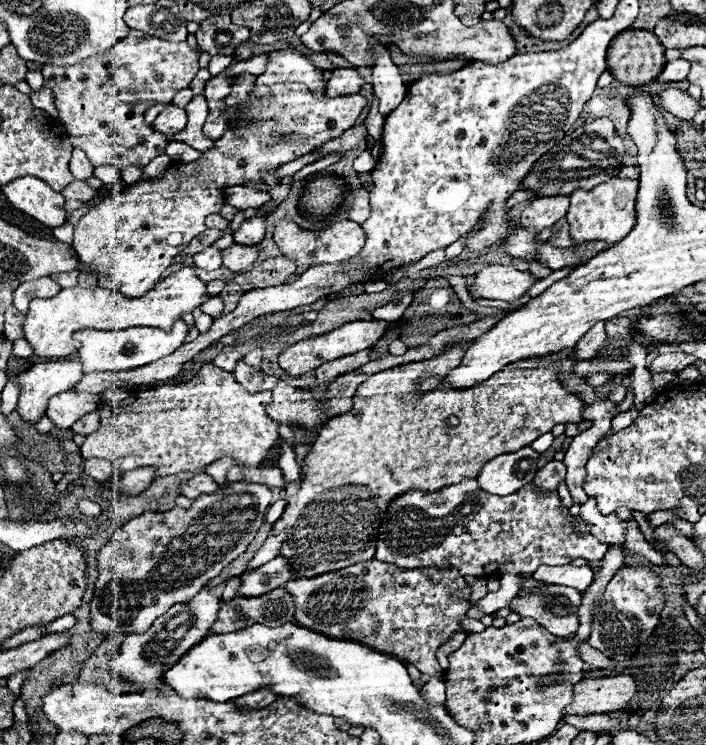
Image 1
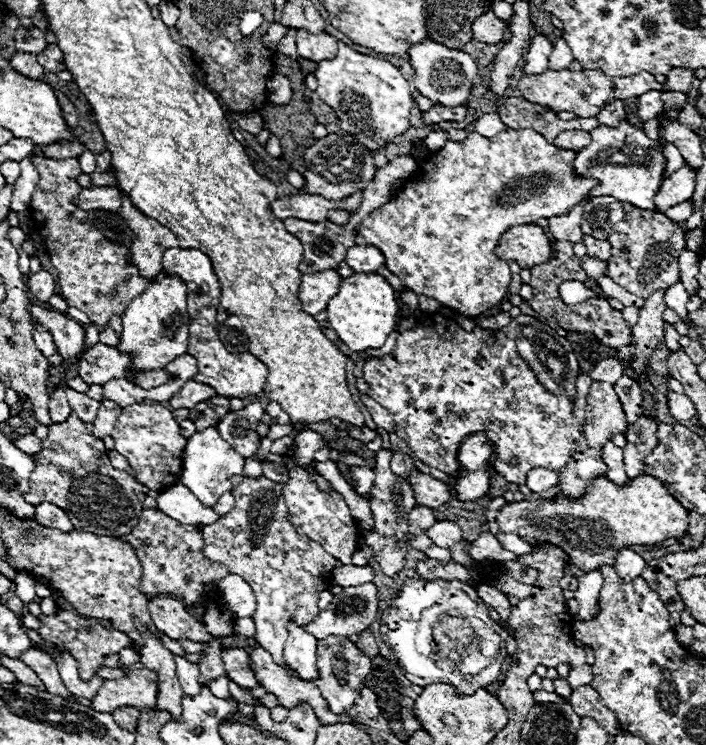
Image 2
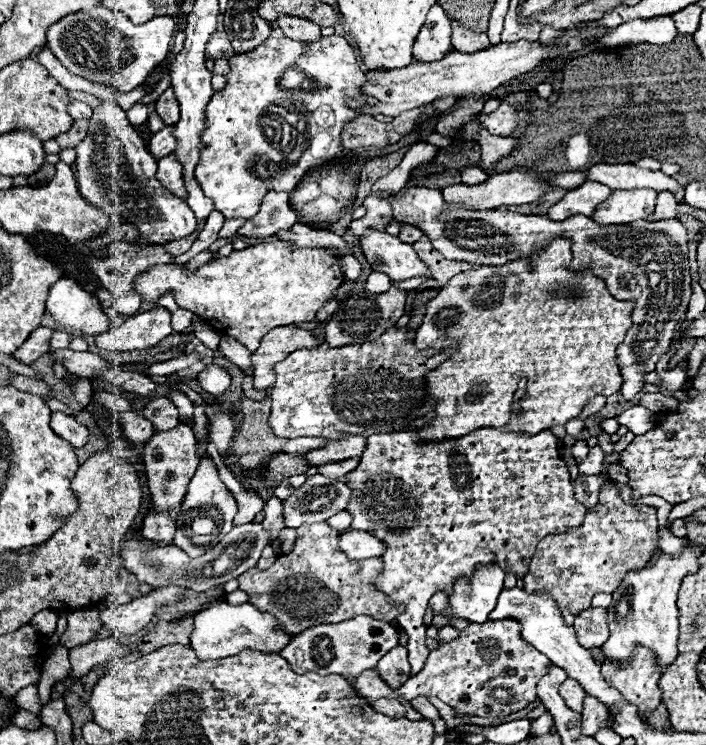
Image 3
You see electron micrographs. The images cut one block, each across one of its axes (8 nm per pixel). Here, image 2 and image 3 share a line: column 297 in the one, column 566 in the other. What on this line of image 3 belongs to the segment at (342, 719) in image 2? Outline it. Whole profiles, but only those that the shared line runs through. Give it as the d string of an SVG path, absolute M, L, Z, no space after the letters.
M566 678L564 684L560 684L560 696L564 698L566 706L572 708L574 712L580 712L580 710L582 710L584 694L586 694L586 692L580 688L580 682L578 682L578 680Z

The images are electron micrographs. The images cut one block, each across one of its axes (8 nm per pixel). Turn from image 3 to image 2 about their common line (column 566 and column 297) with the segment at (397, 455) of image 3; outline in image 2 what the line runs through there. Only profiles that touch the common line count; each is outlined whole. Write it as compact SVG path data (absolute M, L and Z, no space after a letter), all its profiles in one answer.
M304 468L288 470L290 482L284 484L284 498L288 506L288 520L296 528L296 532L306 534L310 540L318 542L326 552L330 552L342 564L350 564L352 556L358 548L358 524L350 516L350 510L340 494L324 494L316 488L316 484L308 478Z

